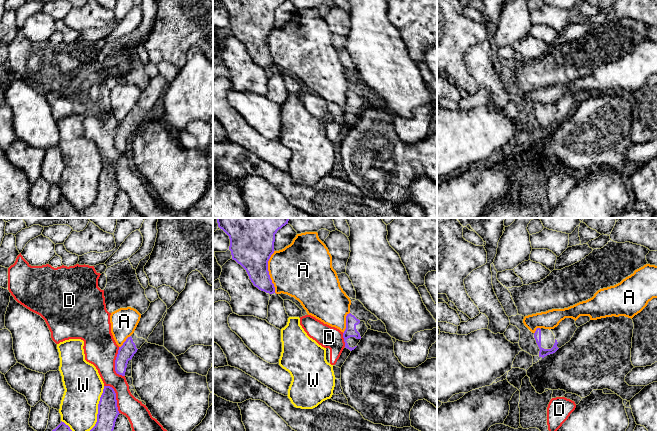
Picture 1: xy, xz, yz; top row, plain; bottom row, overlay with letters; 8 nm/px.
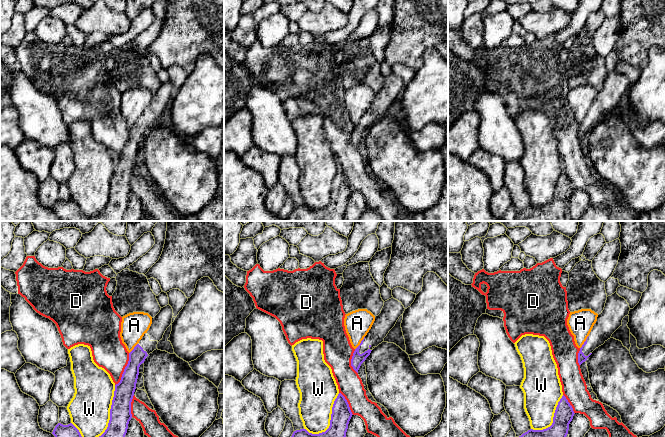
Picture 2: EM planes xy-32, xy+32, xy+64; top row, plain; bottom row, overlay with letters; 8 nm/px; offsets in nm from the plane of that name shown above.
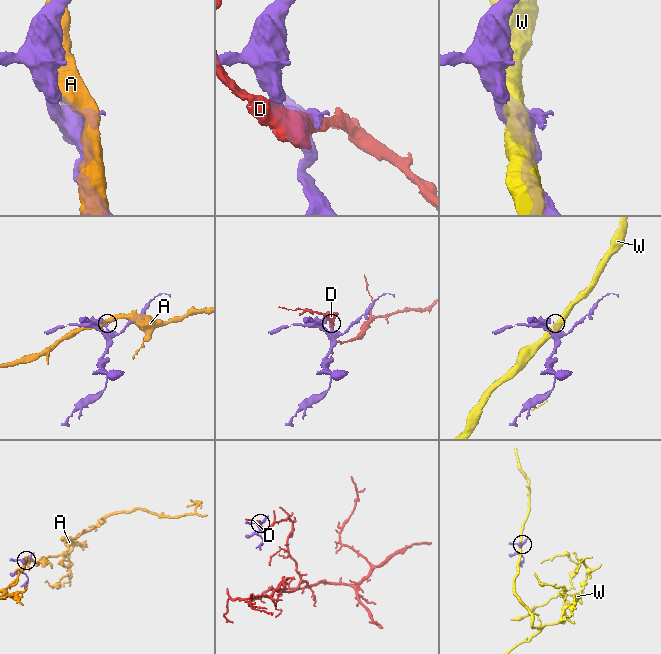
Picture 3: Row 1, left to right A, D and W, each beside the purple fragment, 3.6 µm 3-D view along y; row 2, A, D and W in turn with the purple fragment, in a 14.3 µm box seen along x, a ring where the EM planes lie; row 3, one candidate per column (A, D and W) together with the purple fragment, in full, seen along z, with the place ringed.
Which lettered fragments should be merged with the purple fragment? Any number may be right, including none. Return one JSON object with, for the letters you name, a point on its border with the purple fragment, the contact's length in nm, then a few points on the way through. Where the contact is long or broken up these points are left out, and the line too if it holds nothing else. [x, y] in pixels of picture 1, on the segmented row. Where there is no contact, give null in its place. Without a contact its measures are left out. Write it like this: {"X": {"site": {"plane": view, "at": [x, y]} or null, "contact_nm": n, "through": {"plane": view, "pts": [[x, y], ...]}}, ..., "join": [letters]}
{"join": []}

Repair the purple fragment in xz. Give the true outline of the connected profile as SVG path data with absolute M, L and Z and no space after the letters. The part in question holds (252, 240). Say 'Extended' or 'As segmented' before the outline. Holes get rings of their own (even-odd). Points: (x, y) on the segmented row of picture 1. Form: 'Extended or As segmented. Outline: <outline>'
As segmented. Outline: M216 218L218 227L230 239L229 250L232 259L247 272L249 279L259 290L269 294L275 293L275 287L268 271L268 261L274 253L275 234L288 224L289 218Z

